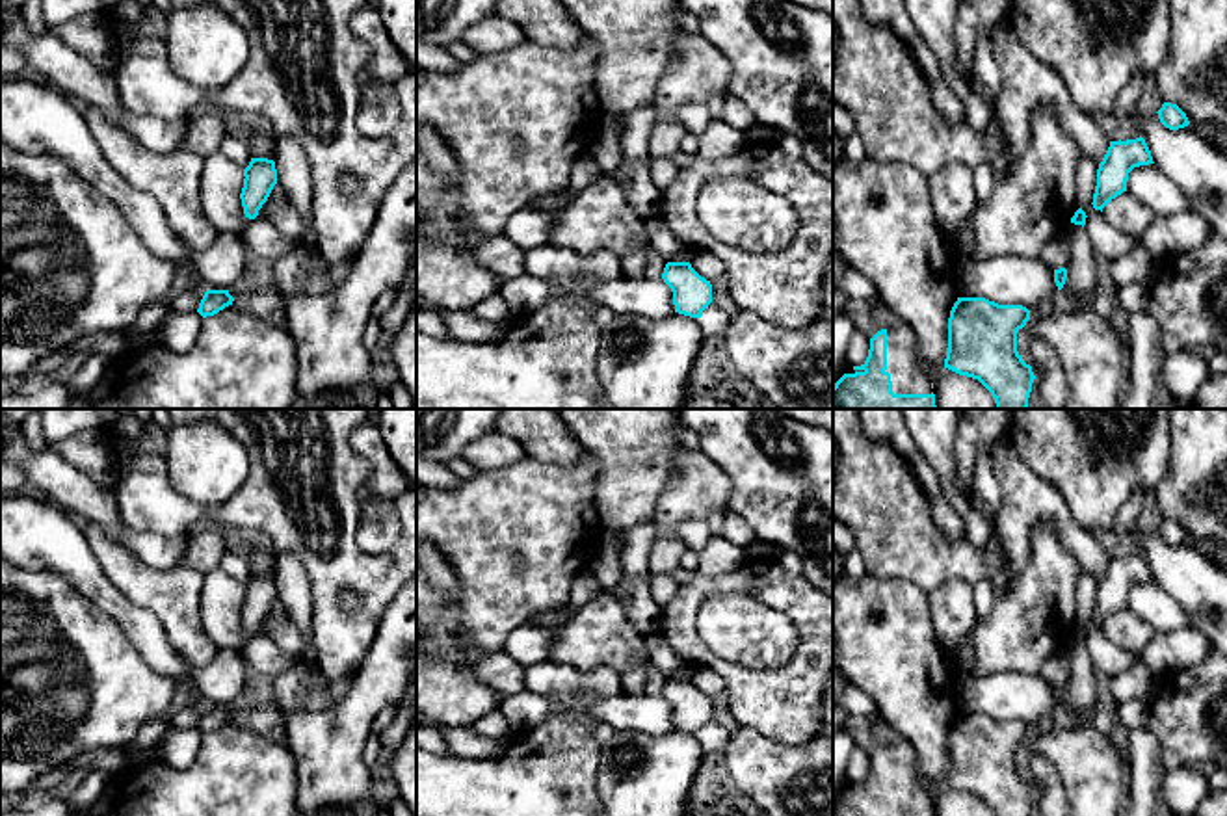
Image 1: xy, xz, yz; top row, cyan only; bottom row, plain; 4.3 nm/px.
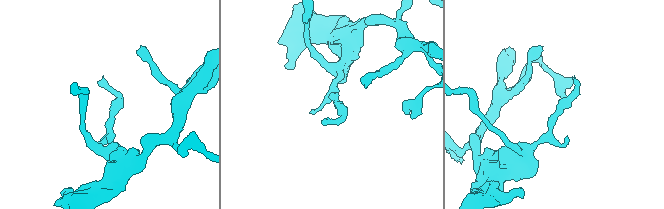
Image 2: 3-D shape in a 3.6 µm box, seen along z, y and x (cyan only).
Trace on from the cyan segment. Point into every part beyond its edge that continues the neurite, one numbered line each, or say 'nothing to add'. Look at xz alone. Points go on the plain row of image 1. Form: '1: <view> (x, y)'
nothing to add

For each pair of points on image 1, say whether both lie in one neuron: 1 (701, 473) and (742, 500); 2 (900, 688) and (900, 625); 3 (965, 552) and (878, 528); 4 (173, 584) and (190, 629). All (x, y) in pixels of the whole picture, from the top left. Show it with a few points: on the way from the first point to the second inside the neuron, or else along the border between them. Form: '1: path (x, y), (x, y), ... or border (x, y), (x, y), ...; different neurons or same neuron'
1: border (709, 456), (729, 478), (731, 497), (727, 508); different neurons
2: path (900, 673), (898, 640); same neuron
3: path (943, 552), (919, 552), (900, 538); same neuron
4: path (173, 595), (181, 618); same neuron

